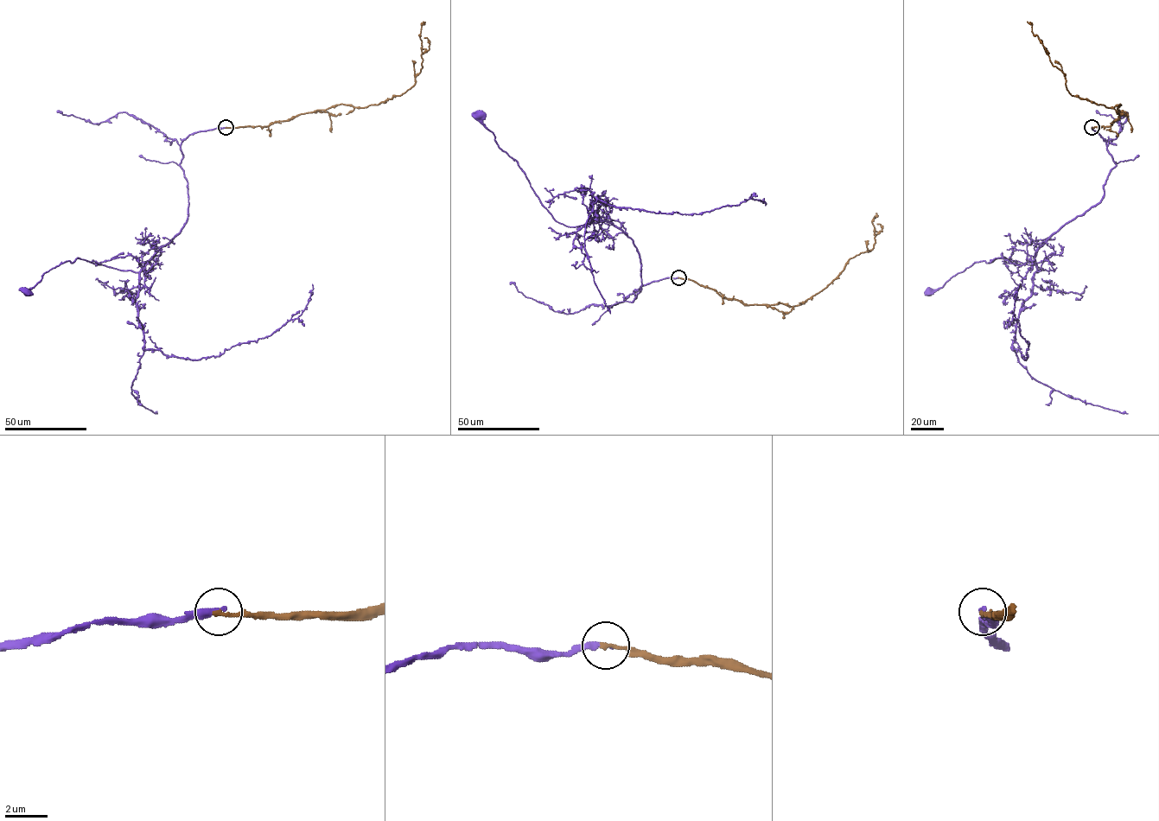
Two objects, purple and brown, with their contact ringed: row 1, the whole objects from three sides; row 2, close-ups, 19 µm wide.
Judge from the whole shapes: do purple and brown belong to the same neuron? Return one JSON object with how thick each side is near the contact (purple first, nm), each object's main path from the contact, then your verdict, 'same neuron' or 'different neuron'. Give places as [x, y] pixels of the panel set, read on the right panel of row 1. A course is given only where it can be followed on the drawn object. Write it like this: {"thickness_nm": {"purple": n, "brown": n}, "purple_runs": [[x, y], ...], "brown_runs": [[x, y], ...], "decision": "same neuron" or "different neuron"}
{"thickness_nm": {"purple": 260, "brown": 200}, "purple_runs": [[1092, 127], [1106, 141], [1116, 165], [1102, 199], [1037, 251], [1041, 270], [1001, 257], [976, 262], [928, 292]], "brown_runs": [[1092, 127], [1109, 126], [1118, 117], [1120, 105], [1107, 107], [1069, 93], [1065, 74], [1053, 65], [1027, 22]], "decision": "same neuron"}

